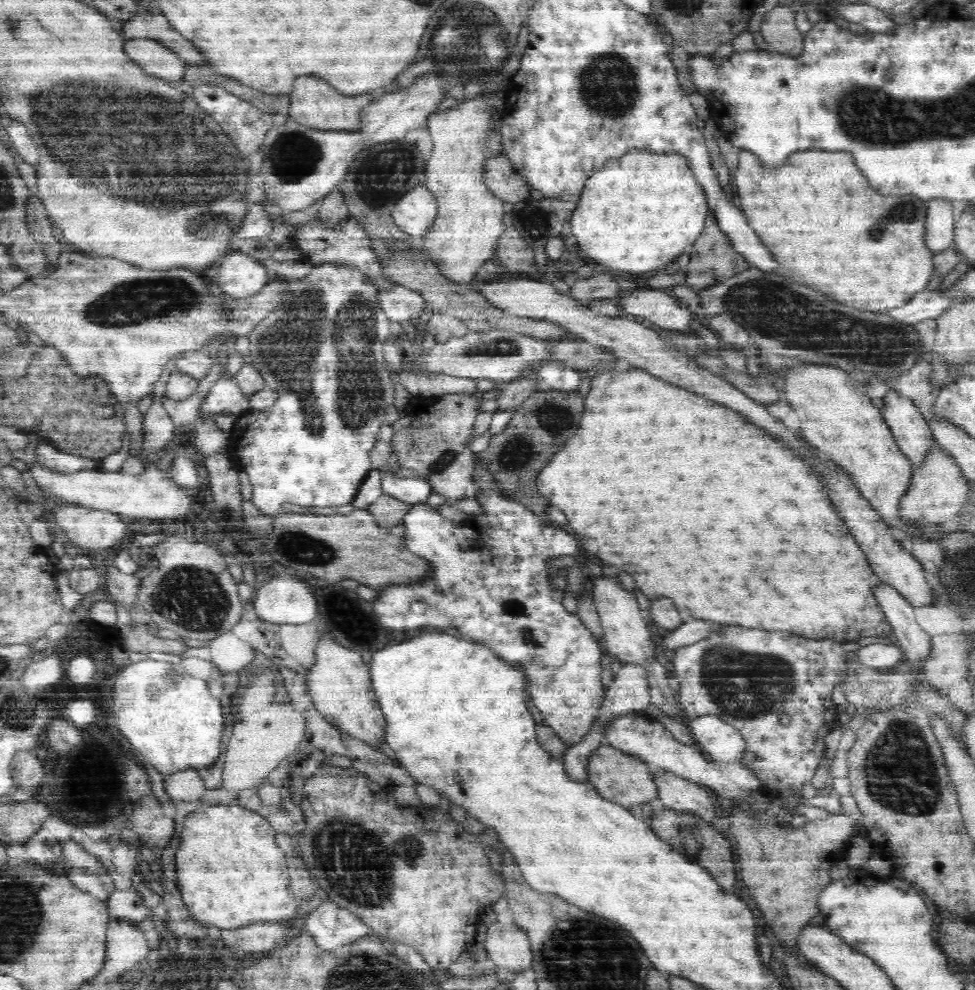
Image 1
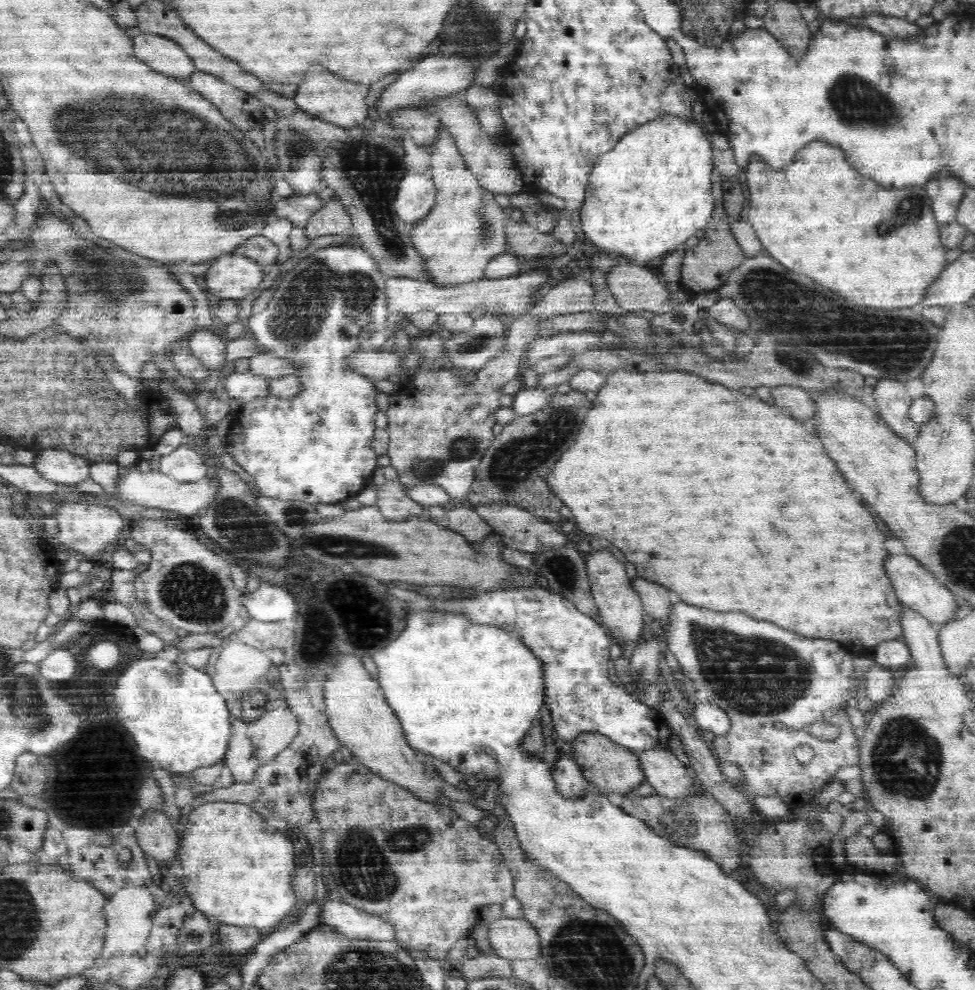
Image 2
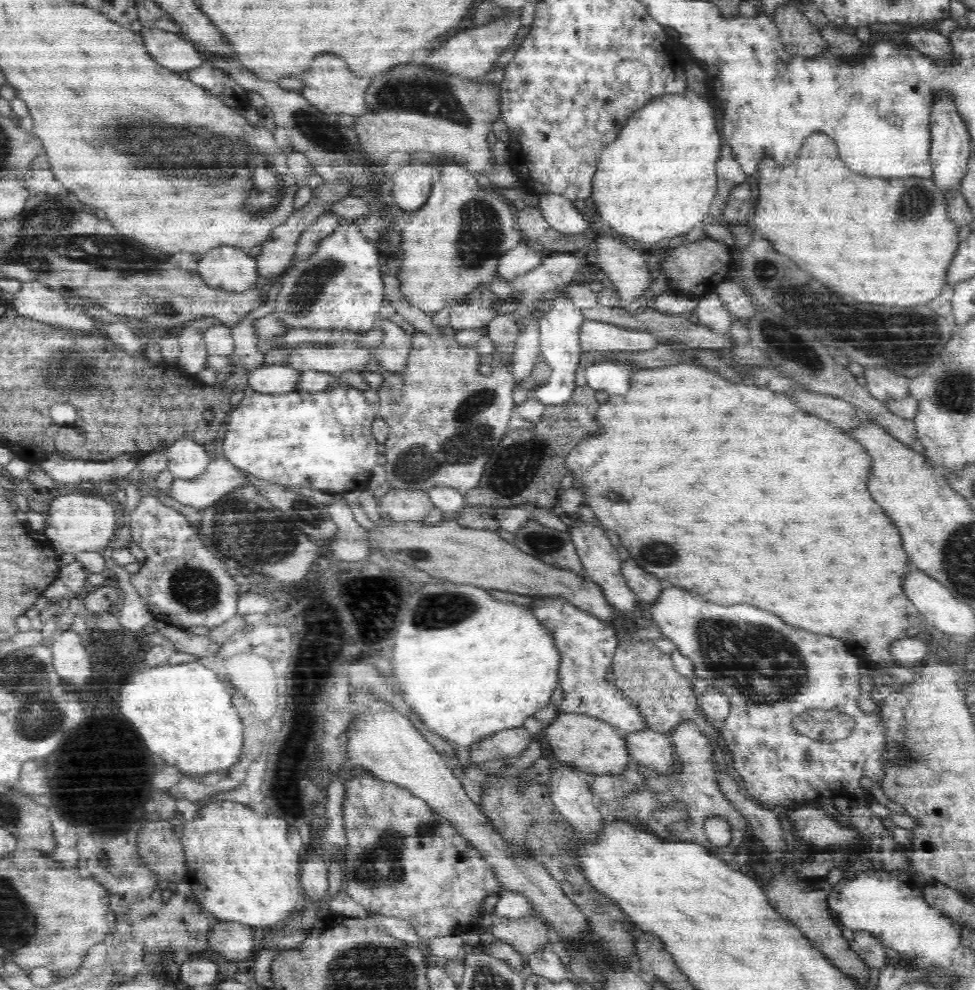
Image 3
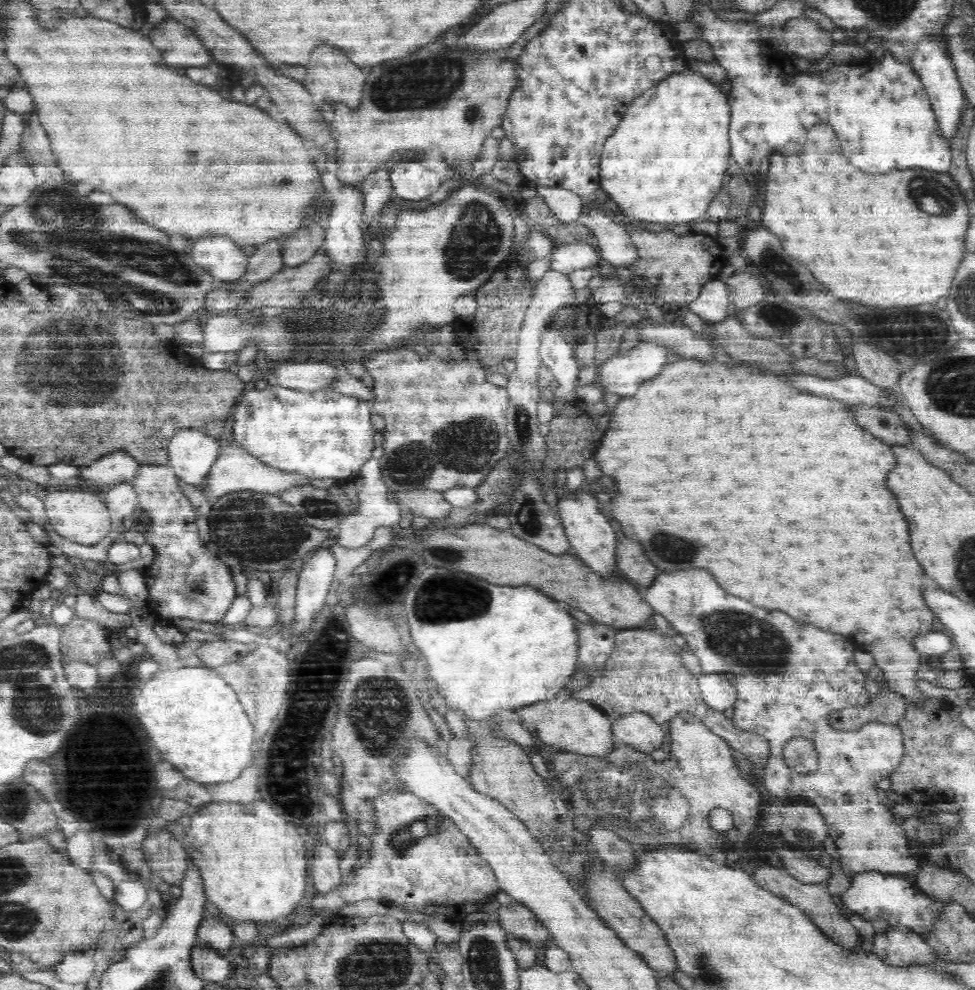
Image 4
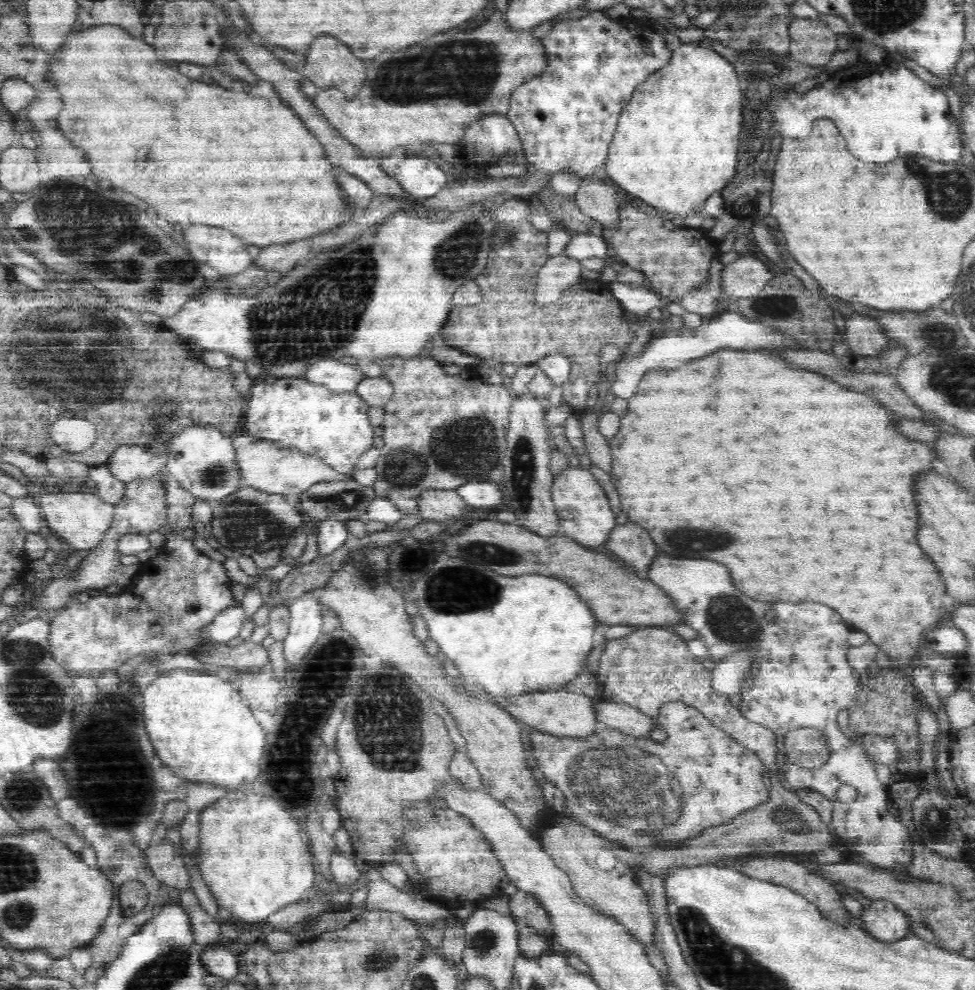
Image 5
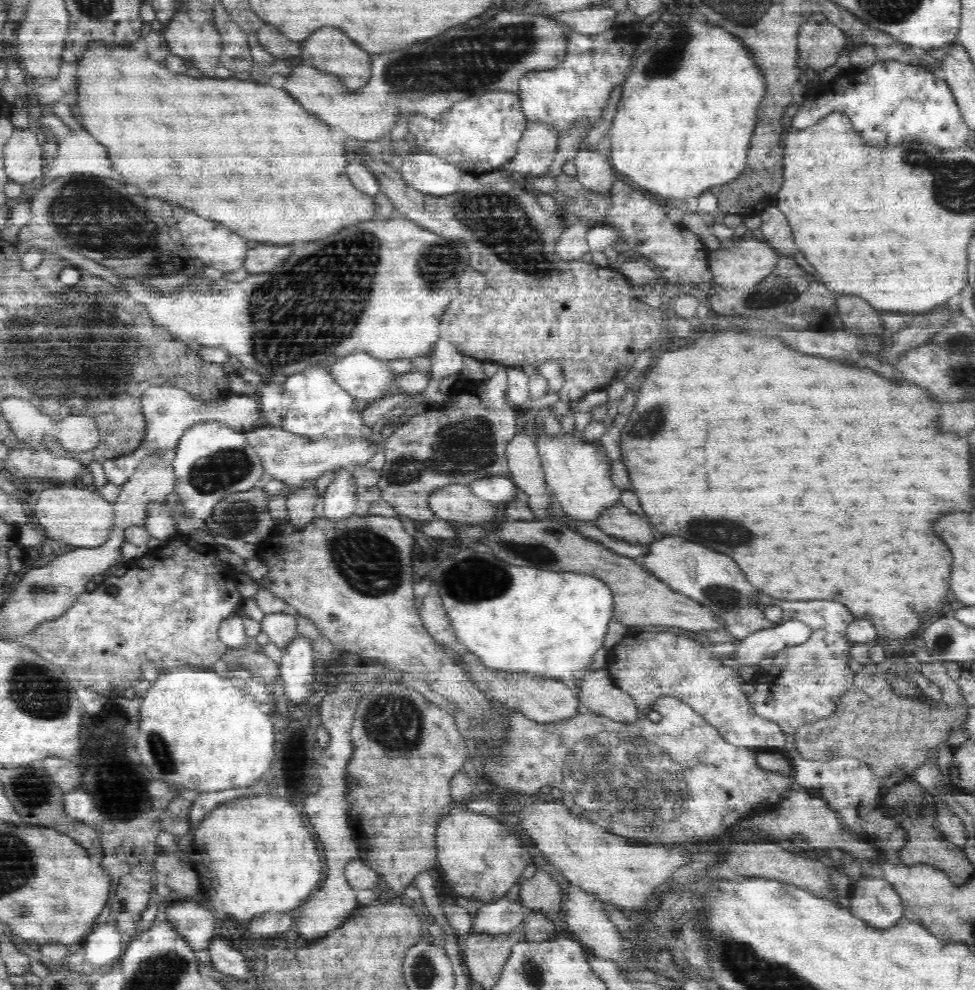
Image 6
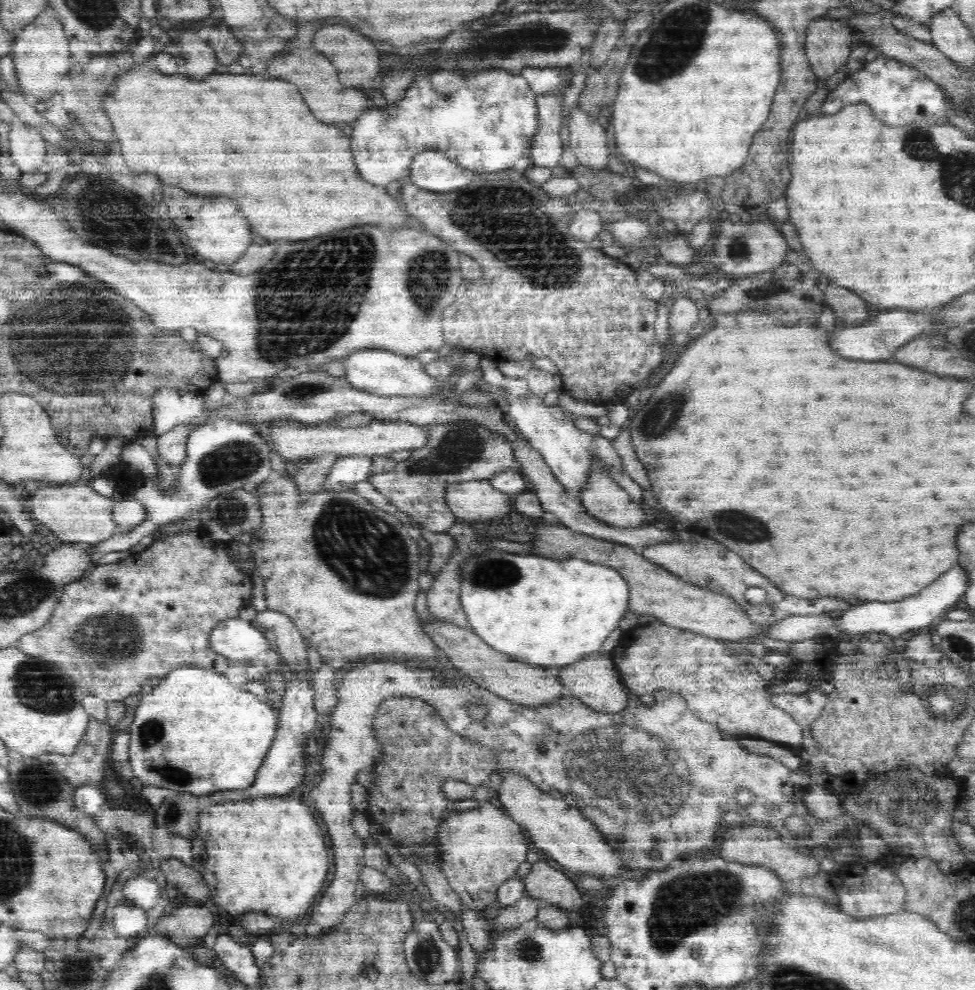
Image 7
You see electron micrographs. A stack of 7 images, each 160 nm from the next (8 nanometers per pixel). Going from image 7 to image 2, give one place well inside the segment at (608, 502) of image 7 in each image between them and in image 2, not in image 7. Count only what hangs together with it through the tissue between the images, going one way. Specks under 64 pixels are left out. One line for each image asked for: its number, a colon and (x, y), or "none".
2: (656, 599)
3: (645, 586)
4: (631, 563)
5: (631, 544)
6: (616, 521)

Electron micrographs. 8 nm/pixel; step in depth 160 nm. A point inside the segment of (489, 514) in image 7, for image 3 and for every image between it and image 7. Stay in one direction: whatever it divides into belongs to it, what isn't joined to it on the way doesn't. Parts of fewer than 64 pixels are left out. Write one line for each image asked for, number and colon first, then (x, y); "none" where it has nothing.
3: (401, 505)
4: (426, 503)
5: (434, 505)
6: (456, 502)

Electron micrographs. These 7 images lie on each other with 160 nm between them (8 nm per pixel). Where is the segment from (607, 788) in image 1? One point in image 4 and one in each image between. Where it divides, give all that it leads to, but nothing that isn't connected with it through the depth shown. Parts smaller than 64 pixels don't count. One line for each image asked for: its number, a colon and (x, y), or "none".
2: (613, 768)
3: (585, 742)
4: (573, 725)

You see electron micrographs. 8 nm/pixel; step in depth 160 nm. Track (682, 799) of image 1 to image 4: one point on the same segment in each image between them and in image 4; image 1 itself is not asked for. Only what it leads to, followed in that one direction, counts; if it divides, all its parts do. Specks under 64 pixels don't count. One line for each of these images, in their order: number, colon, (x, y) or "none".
2: (669, 776)
3: (653, 749)
4: (639, 730)

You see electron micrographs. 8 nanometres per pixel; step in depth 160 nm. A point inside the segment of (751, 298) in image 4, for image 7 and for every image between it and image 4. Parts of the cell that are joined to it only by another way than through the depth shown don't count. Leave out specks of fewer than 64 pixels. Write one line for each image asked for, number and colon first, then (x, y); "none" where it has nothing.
5: (747, 277)
6: (746, 263)
7: (744, 249)

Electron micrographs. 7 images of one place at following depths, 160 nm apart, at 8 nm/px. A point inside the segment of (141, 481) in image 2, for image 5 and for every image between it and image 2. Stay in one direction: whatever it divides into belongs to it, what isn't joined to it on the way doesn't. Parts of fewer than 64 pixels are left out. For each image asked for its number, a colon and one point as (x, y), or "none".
3: (221, 477)
4: (234, 470)
5: (286, 472)

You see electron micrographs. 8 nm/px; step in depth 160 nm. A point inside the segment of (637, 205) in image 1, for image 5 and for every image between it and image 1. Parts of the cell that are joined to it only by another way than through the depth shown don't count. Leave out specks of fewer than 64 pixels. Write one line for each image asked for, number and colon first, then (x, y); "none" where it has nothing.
2: (648, 195)
3: (657, 180)
4: (667, 159)
5: (677, 141)

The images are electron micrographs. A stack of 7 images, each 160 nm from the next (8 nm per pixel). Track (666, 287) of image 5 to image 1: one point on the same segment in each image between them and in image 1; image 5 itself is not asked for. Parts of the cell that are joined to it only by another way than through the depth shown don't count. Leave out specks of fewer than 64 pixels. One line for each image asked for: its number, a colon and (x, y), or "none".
1: (713, 259)
2: (708, 261)
3: (693, 270)
4: (679, 266)

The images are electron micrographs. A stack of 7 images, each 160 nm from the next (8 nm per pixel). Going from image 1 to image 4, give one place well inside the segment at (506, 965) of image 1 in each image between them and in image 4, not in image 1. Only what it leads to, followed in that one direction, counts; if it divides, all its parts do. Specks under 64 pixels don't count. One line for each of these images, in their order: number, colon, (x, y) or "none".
2: (515, 939)
3: (528, 935)
4: (518, 920)

